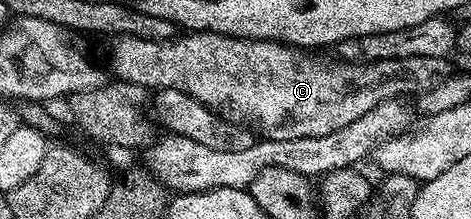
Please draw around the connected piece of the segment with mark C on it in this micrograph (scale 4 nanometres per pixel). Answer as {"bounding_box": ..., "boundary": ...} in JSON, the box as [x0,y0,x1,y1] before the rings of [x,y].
{"bounding_box":[111,32,453,140],"boundary":[[[193,32],[190,34],[179,34],[176,35],[173,40],[150,40],[149,38],[145,38],[144,36],[128,36],[126,34],[119,34],[114,37],[115,40],[111,44],[111,72],[116,81],[122,82],[124,84],[136,84],[137,86],[141,86],[142,88],[146,88],[148,90],[158,90],[160,88],[168,88],[169,90],[181,90],[184,91],[185,94],[191,95],[193,98],[197,100],[199,103],[203,103],[207,108],[214,111],[217,115],[223,116],[231,123],[242,124],[244,127],[257,130],[258,135],[260,137],[266,138],[268,140],[271,139],[297,139],[297,138],[314,138],[317,135],[327,135],[332,133],[335,130],[339,130],[343,126],[349,126],[351,122],[356,121],[361,118],[363,114],[368,114],[369,111],[373,110],[378,106],[379,103],[385,103],[387,101],[394,101],[394,96],[399,96],[402,92],[411,92],[414,93],[416,90],[419,92],[428,92],[430,88],[437,85],[444,79],[446,76],[452,75],[453,68],[450,68],[447,65],[448,61],[444,59],[442,56],[410,56],[409,58],[397,58],[396,60],[368,60],[366,62],[358,62],[359,64],[350,64],[347,60],[330,60],[327,56],[318,56],[320,53],[315,50],[304,50],[302,48],[296,48],[289,44],[280,44],[278,40],[242,40],[241,38],[237,38],[236,36],[226,36],[225,34],[217,34],[216,32]]]}

